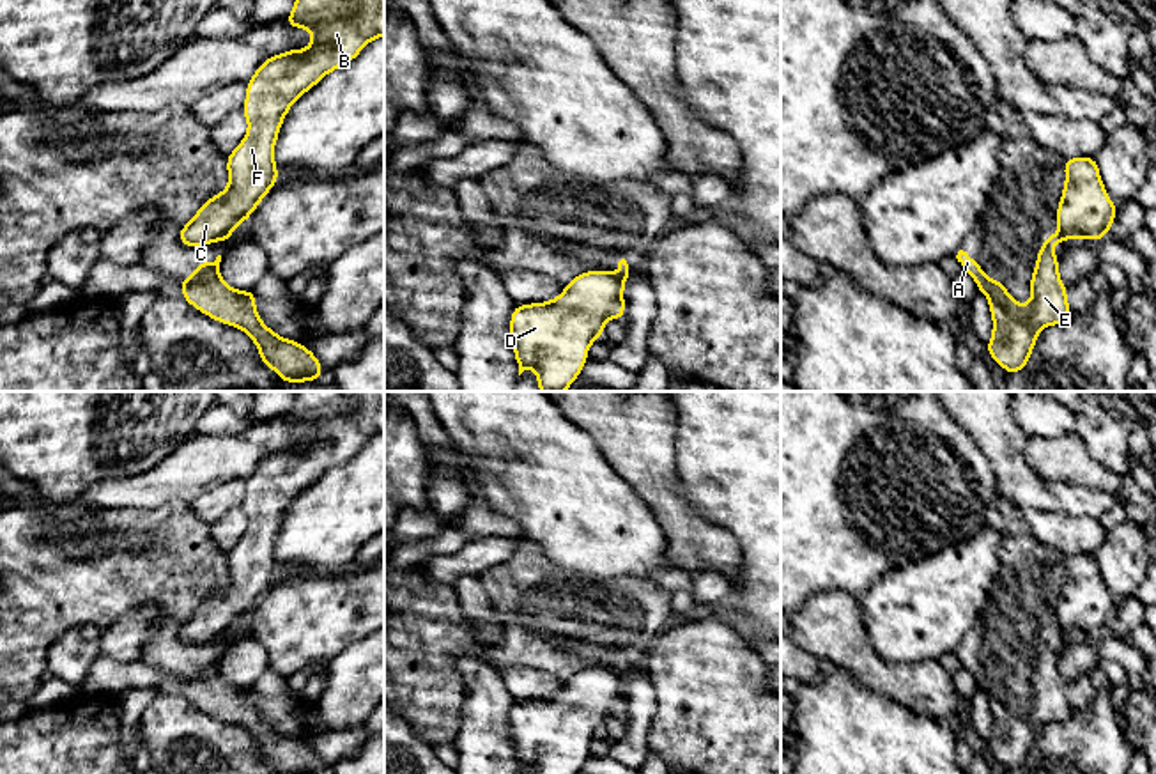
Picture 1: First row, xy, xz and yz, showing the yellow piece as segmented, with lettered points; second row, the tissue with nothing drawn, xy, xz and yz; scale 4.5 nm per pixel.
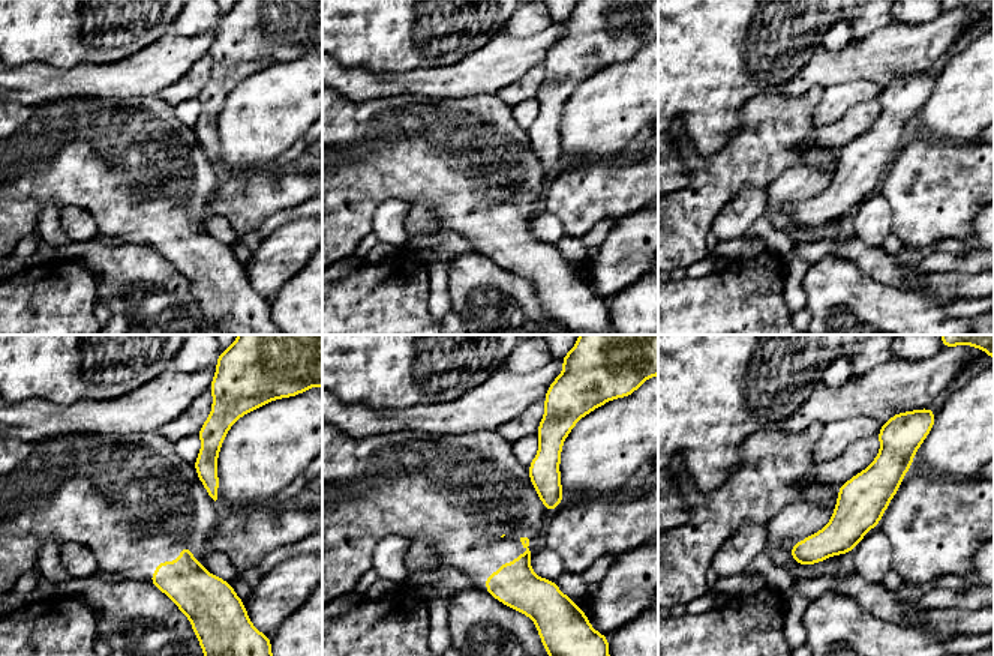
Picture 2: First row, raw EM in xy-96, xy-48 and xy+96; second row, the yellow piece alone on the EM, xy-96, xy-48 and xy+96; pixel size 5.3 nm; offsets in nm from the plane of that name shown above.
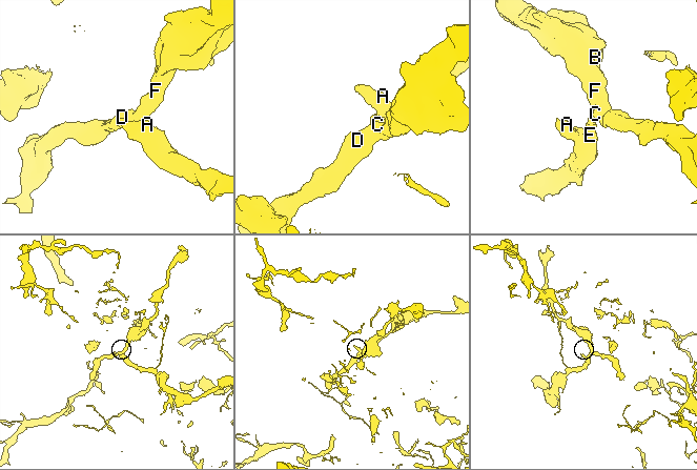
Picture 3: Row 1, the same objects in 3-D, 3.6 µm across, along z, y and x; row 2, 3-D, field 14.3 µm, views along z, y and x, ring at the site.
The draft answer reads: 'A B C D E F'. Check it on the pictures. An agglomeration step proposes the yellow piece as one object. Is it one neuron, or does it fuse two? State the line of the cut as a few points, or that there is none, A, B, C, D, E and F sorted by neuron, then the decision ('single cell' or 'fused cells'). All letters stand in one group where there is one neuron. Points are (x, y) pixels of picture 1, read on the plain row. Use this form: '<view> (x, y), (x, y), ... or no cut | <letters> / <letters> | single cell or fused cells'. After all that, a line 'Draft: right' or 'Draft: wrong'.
yz (1059, 631), (1064, 636) | A E / B C D F | fused cells
Draft: wrong

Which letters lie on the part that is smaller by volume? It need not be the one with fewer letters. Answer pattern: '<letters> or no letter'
A, E

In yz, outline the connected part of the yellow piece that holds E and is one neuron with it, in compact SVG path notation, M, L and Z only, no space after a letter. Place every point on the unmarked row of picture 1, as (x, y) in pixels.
M1060 631L1044 632L1029 678L1032 694L1027 701L1018 701L1004 678L991 677L967 648L959 646L956 652L961 668L968 670L977 687L988 694L993 726L986 749L1006 770L1018 770L1027 763L1043 724L1064 723L1073 712L1059 671L1059 652L1052 648L1059 639L1064 639Z

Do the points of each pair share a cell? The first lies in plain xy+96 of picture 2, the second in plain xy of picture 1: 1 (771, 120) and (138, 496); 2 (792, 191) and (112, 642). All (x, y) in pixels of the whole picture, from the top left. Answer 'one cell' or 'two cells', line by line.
1: two cells
2: one cell

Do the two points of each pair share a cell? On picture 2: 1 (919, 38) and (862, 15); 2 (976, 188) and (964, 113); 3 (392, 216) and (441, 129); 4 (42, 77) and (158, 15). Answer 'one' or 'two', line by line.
1: two
2: two
3: two
4: two

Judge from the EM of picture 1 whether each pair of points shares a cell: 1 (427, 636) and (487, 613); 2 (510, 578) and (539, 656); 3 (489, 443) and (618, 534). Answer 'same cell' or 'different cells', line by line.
1: different cells
2: same cell
3: same cell

